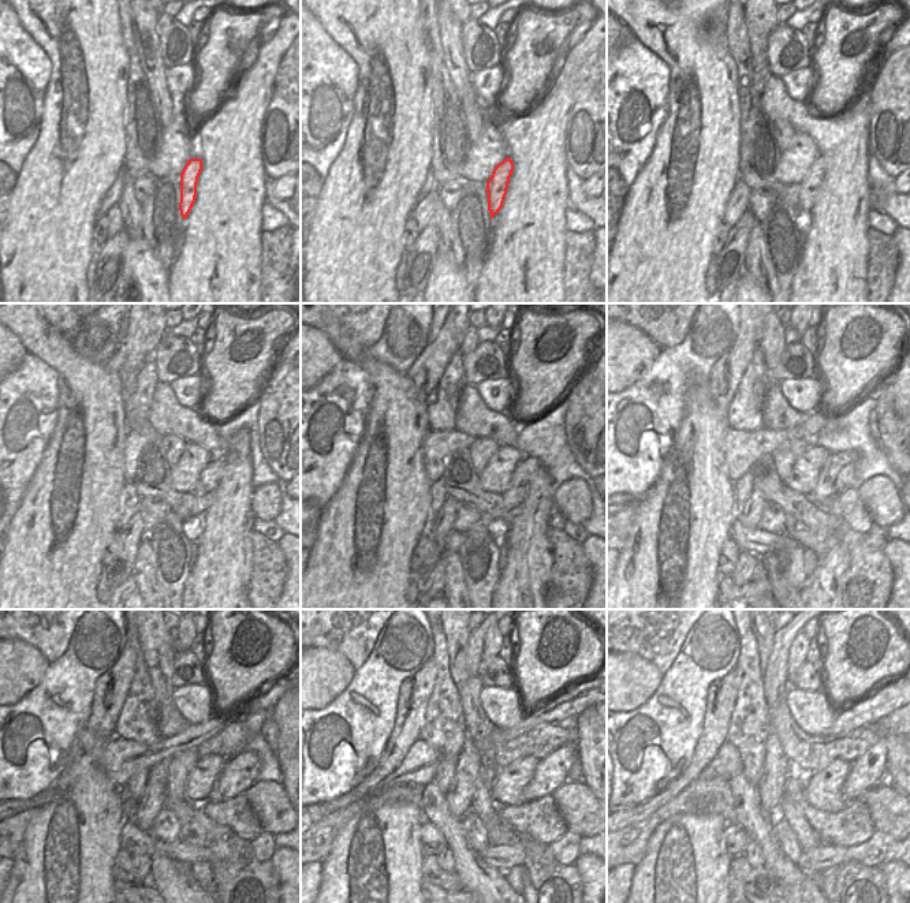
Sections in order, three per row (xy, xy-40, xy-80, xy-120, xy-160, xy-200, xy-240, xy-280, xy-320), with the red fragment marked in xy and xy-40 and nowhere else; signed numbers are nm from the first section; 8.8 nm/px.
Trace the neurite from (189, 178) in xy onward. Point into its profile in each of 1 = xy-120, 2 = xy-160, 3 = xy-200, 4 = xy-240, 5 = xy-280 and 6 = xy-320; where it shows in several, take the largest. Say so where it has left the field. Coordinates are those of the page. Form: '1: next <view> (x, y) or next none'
1: next xy-120 (209, 478)
2: next xy-160 (513, 496)
3: next xy-200 (839, 473)
4: next xy-240 (238, 775)
5: next xy-280 (552, 771)
6: next xy-320 (866, 771)

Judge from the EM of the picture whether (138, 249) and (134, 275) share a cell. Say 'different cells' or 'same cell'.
same cell

